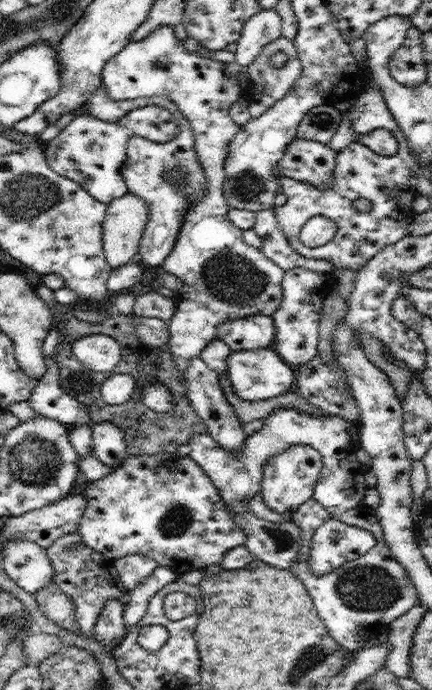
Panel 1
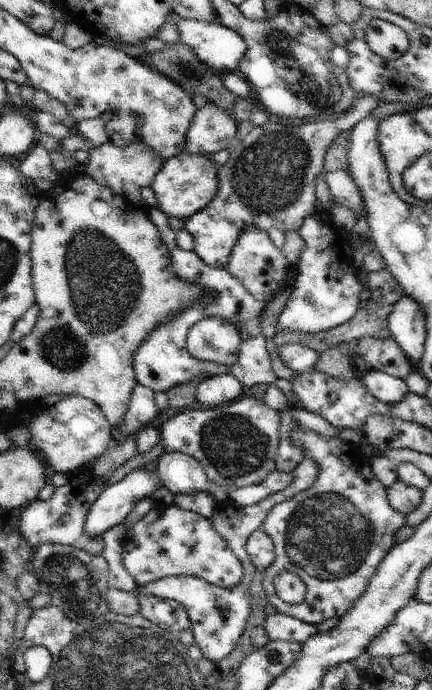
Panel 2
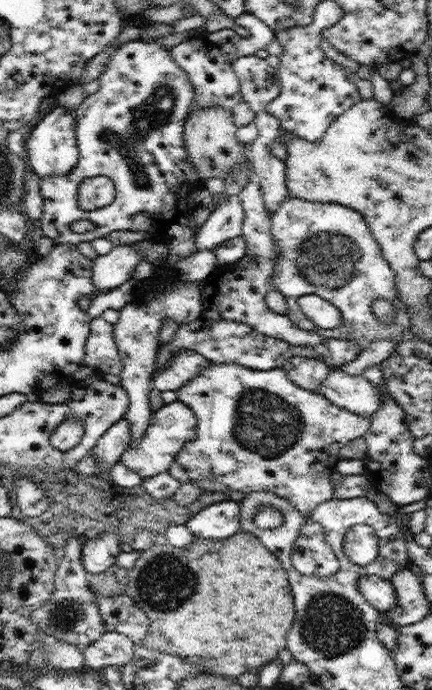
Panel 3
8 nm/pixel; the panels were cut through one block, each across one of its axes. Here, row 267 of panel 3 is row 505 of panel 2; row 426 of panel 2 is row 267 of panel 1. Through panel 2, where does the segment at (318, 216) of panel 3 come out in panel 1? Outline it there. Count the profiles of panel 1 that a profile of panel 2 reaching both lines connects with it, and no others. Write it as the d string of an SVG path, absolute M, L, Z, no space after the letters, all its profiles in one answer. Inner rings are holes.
M296 267L285 271L281 287L283 297L278 310L271 317L275 325L273 347L292 368L310 362L318 354L319 325L326 295L335 290L333 278L329 273L316 272Z

